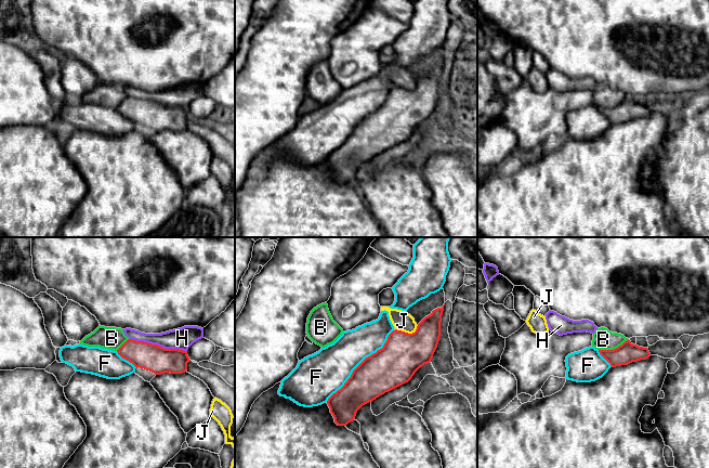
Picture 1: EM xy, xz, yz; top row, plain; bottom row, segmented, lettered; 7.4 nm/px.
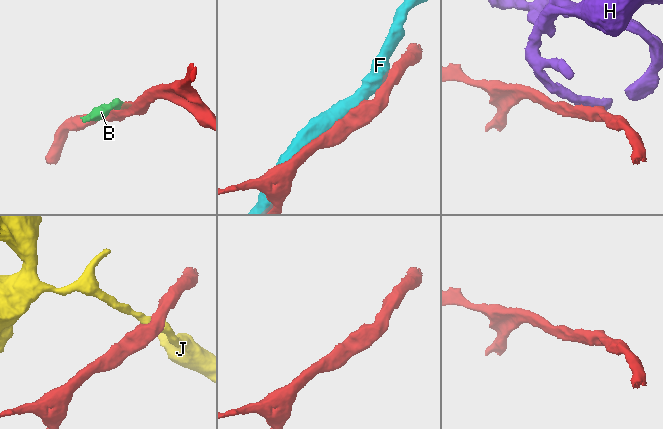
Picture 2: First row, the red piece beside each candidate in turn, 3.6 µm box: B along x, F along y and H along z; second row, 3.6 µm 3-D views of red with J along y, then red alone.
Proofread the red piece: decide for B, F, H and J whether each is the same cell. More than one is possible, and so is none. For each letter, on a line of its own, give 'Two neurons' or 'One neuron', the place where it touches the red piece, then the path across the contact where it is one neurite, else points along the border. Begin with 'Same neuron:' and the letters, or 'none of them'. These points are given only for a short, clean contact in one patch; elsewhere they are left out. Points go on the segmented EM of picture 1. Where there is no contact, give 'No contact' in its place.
Same neuron: none of them
B: Two neurons. Touches red at yz (614, 349). Boundary: yz (628, 339), (613, 349), (599, 350)
F: Two neurons. Touches red at xz (360, 363)
H: Two neurons. Touches red at xy (158, 346)
J: Two neurons. Touches red at xz (407, 333). Boundary: xz (418, 325), (411, 333), (405, 333), (395, 328)

